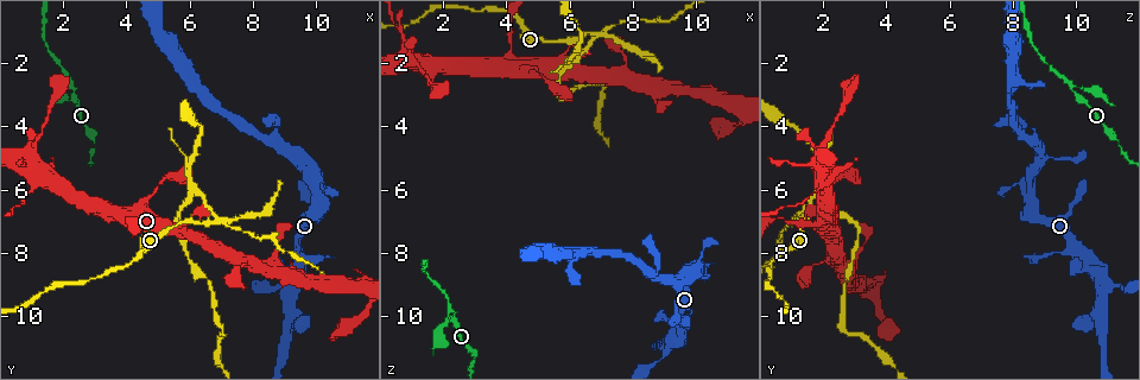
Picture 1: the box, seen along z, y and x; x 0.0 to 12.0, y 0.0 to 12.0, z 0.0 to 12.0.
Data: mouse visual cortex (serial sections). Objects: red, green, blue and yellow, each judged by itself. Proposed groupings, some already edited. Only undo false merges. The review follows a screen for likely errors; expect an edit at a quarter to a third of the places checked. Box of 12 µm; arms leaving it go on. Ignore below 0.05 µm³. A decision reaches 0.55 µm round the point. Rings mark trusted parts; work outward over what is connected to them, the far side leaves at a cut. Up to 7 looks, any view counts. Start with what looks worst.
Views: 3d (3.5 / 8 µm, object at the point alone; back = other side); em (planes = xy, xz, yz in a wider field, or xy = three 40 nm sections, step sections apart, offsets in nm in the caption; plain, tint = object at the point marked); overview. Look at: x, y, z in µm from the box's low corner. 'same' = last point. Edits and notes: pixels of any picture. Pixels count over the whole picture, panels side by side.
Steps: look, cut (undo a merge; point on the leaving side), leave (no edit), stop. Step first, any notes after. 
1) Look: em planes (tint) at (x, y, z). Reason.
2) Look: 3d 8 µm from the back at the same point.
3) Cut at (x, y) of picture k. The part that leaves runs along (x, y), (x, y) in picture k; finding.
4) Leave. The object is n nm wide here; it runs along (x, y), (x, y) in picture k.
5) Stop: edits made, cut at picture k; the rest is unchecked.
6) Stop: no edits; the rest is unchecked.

Look: 3d 3.5 µm from the back at (6.7, 6.9, 1.1). Sharp bend.

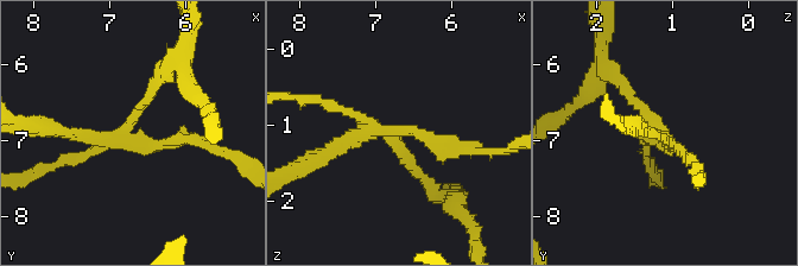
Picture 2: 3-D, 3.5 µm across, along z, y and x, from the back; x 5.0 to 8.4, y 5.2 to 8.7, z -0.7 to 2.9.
Look: em xy step 5 (tint) at (6.65, 7.00, 1.10). 4 arms meet here; the arms are 150, 150, 150, 200 nm wide.

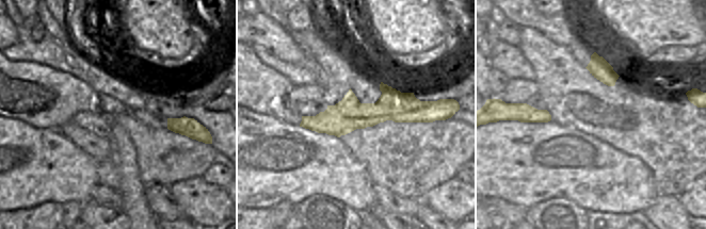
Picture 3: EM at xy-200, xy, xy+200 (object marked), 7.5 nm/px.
Leave. It runs along (209, 146), (137, 139), (130, 121), (158, 81) in picture 2; continuous, no second cell.

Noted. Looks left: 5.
Look: em xy step 2 (tint) at (1.0, 6.1, 1.9).

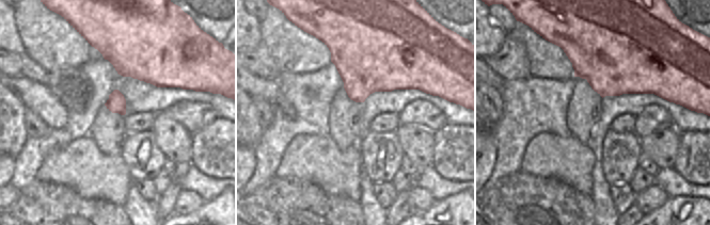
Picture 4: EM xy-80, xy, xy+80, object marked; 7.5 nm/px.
Look: 3d 3.5 µm at the same point.

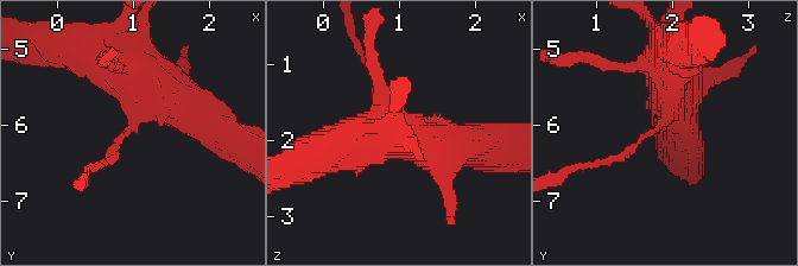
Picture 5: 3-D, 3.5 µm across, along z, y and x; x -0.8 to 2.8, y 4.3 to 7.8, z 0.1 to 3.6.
Leave. The arms are 150, 600 nm wide; it runs along (453, 145), (401, 133), (372, 69) in picture 5; continuous, no second cell.

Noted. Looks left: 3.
Look: 3d 8 µm at (2.3, 2.7, 9.8). Sharp bend.

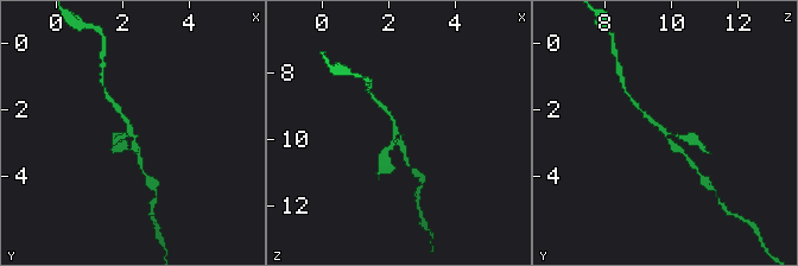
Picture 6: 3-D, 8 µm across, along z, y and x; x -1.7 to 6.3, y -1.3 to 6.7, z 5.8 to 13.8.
Look: em xy step 5 (tint) at (2.2, 2.8, 9.8). Need the tissue.

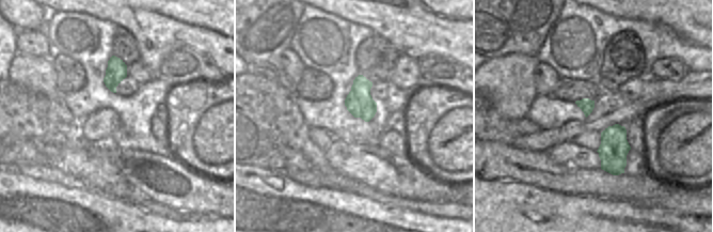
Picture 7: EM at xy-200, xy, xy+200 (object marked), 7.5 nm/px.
Cut at (384, 153) of picture 6. 3 arms meet here; the arms are 150, 200, 200 nm wide; the part that leaves runs along (394, 137), (379, 175) in picture 6; a second cell is stuck on.

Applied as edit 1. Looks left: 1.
Stop: edits made, cut at picture 6; the rest is unchecked.

